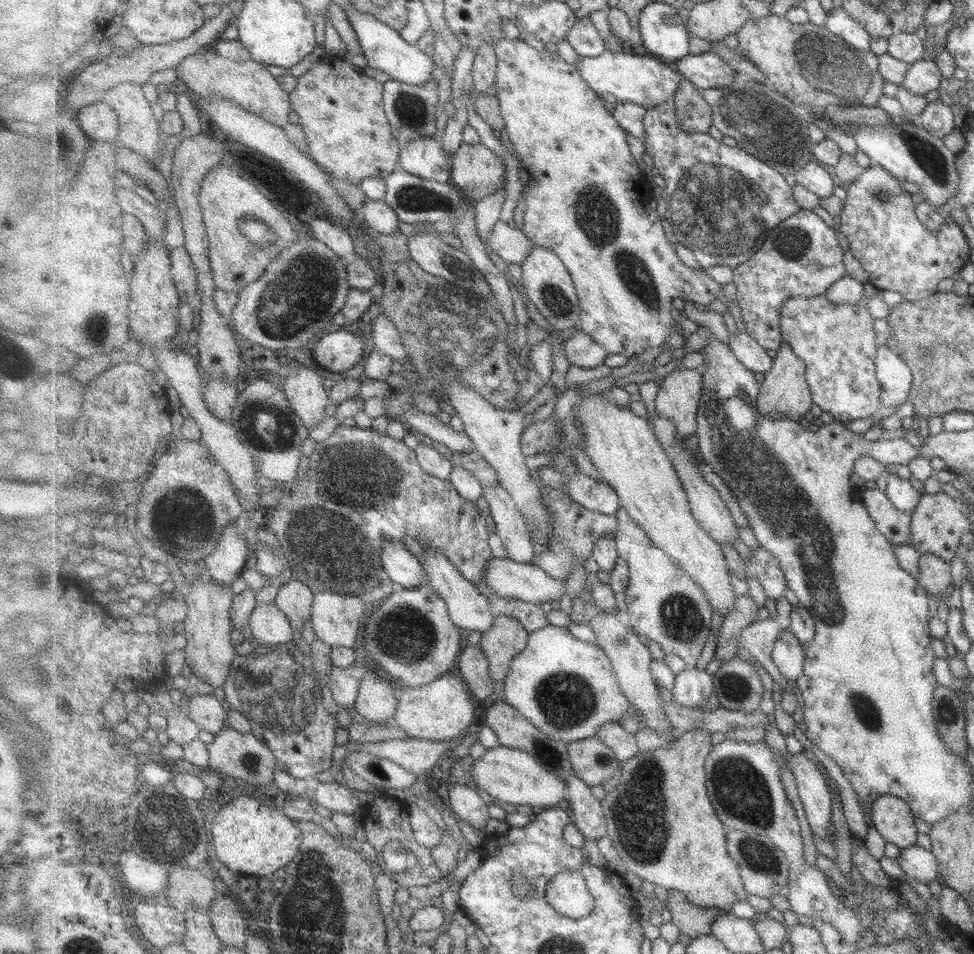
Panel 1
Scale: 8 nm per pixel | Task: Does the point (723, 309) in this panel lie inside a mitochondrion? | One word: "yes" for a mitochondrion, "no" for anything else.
no

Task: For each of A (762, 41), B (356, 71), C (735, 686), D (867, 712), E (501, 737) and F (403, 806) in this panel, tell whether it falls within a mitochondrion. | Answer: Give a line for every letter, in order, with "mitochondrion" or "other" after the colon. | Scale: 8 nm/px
A: other
B: other
C: mitochondrion
D: mitochondrion
E: other
F: other

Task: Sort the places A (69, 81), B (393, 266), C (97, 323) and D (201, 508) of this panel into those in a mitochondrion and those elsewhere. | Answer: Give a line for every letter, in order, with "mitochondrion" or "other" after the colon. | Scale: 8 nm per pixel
A: other
B: other
C: mitochondrion
D: mitochondrion

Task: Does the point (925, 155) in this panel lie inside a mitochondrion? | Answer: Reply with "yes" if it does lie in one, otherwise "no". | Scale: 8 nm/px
yes

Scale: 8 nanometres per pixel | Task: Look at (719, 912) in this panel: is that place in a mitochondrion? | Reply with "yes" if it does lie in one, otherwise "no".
no

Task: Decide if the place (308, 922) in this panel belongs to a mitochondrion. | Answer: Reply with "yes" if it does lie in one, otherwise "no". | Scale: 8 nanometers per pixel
yes

